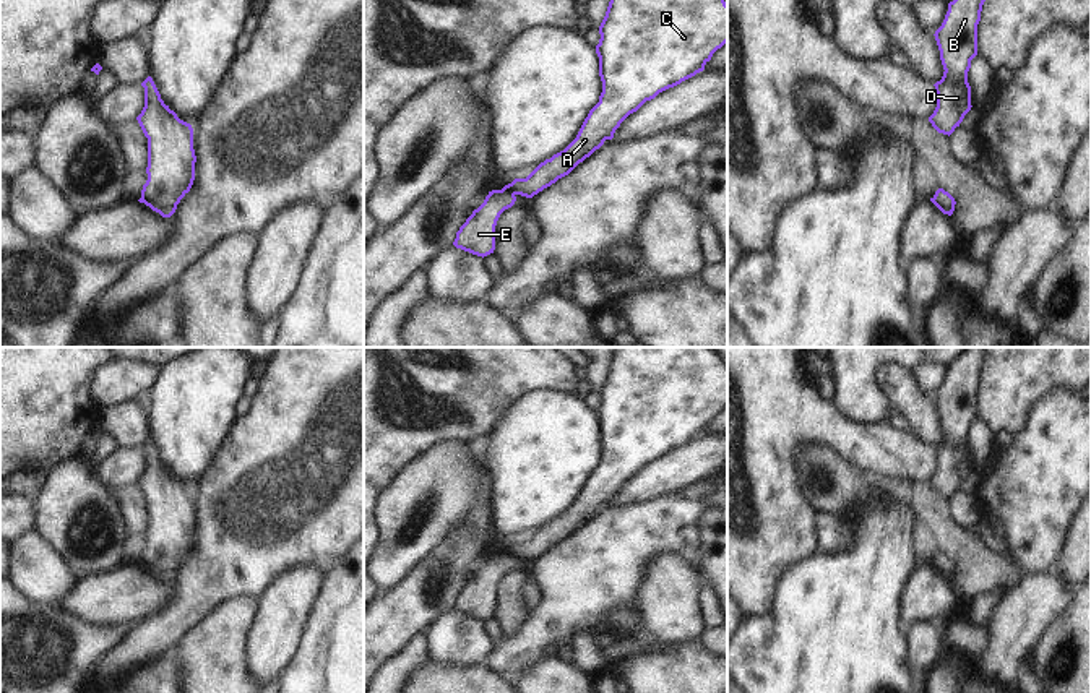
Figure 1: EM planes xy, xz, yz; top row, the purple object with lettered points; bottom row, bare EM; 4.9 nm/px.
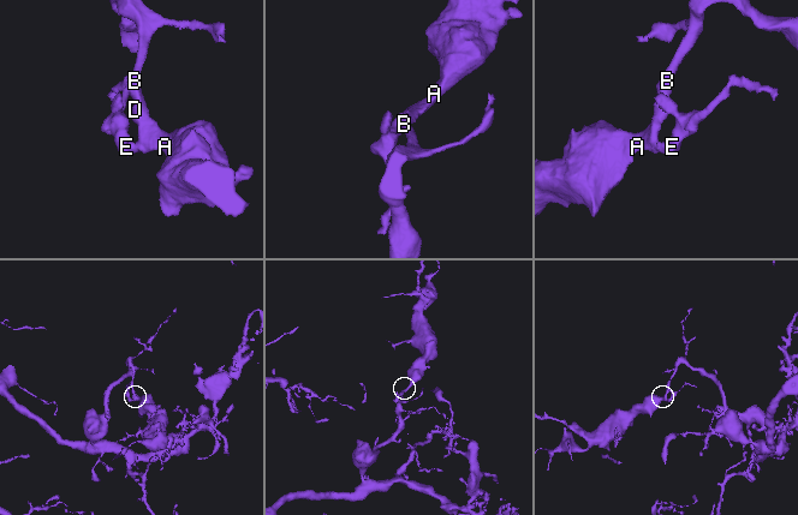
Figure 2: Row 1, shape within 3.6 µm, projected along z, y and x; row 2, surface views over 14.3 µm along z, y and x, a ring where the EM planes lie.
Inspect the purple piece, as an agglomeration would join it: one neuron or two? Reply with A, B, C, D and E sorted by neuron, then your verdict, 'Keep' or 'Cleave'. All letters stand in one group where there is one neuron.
Groups: A B C D / E. Cleave.

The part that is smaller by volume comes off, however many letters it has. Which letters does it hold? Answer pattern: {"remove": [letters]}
{"remove": ["E"]}

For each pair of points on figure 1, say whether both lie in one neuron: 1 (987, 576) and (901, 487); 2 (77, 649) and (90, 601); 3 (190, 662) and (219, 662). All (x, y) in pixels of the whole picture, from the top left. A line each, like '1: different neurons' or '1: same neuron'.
1: same neuron
2: different neurons
3: same neuron

